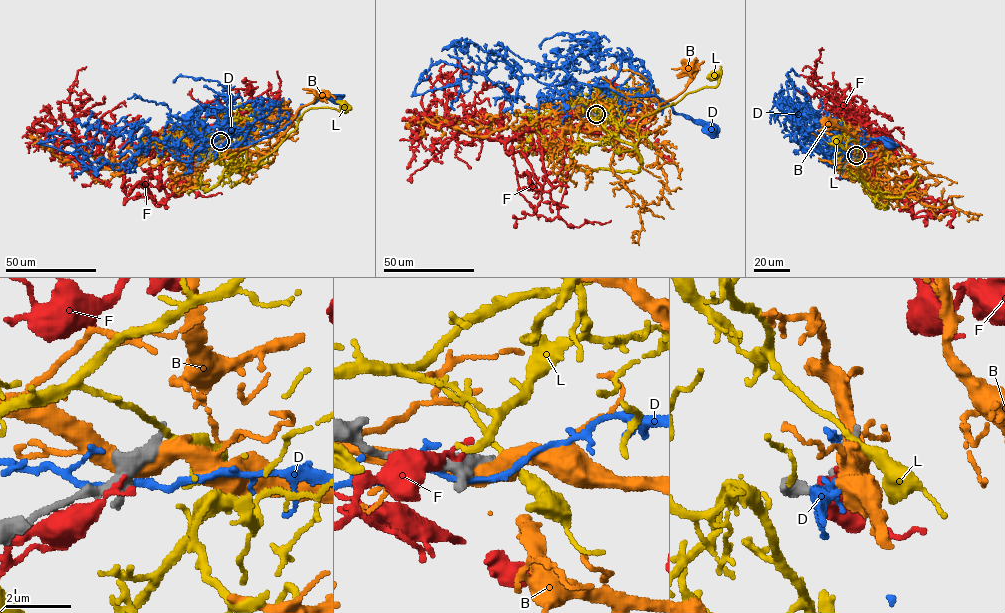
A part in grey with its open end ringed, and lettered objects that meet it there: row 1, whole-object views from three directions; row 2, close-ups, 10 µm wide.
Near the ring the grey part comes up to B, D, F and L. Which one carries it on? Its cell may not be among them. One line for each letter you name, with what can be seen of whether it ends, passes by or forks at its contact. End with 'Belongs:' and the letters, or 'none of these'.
Belongs: none of these

